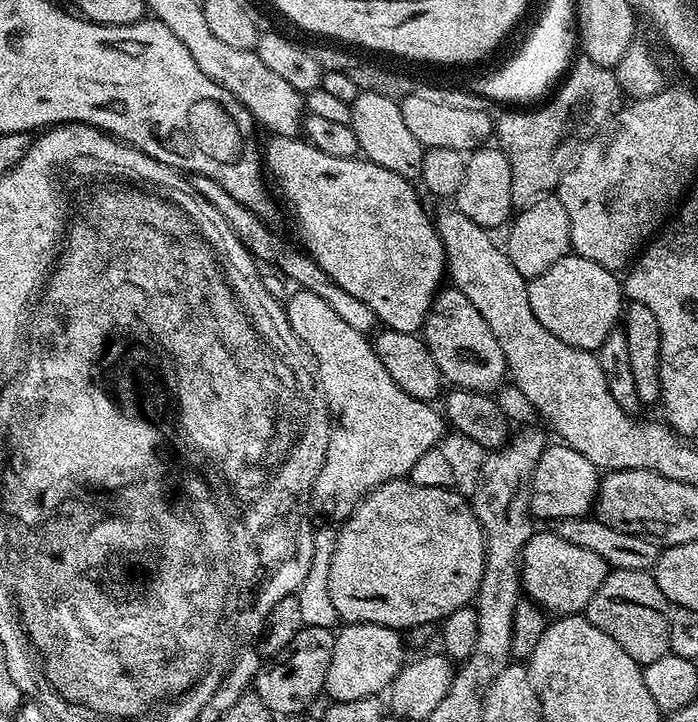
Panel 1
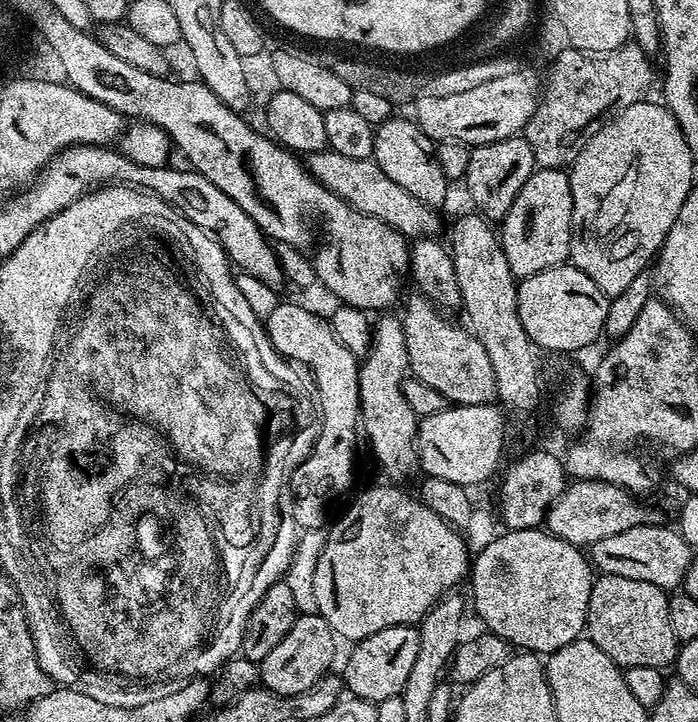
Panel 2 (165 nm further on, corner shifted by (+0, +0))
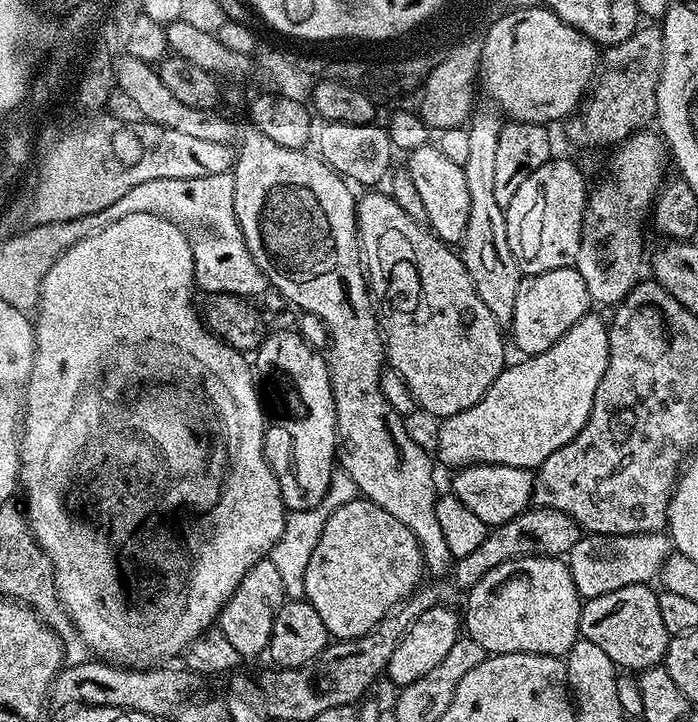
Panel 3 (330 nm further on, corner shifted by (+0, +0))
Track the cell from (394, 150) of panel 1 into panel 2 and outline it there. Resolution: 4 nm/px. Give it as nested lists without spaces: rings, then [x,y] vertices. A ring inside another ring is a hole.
[[[393,114],[375,125],[375,130],[372,159],[382,172],[415,199],[429,206],[439,206],[448,196],[450,181],[446,174],[442,174],[442,166],[438,166],[434,141],[421,130],[415,119],[403,120],[399,114]]]

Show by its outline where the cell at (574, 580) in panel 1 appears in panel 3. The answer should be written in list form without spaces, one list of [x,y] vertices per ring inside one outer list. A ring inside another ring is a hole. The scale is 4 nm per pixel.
[[[519,556],[517,560],[507,560],[494,570],[482,574],[474,587],[467,589],[468,605],[462,608],[463,631],[485,654],[510,654],[529,652],[543,656],[567,657],[580,635],[580,610],[582,597],[571,580],[571,572],[563,559],[554,556]]]

